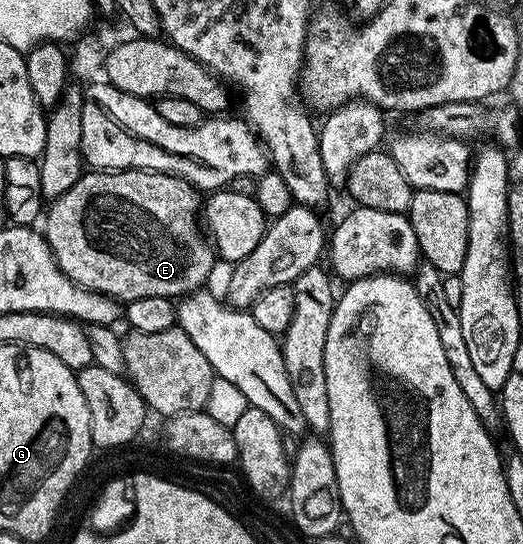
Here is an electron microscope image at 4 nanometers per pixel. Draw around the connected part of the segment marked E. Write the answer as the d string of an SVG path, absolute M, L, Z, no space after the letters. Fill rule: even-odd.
M93 169L48 204L43 234L61 272L89 291L98 291L122 304L139 301L139 297L184 297L208 284L205 282L215 260L214 248L199 226L197 195L198 188L167 171Z

